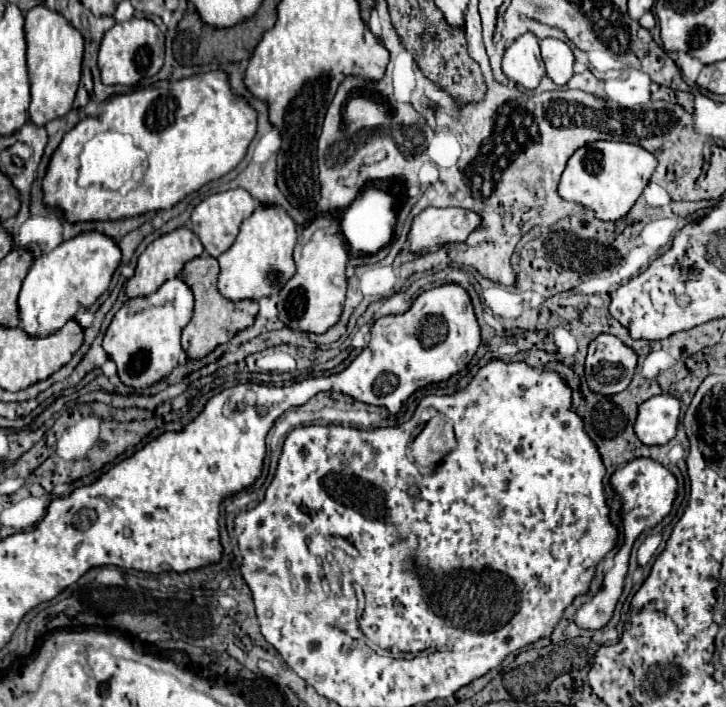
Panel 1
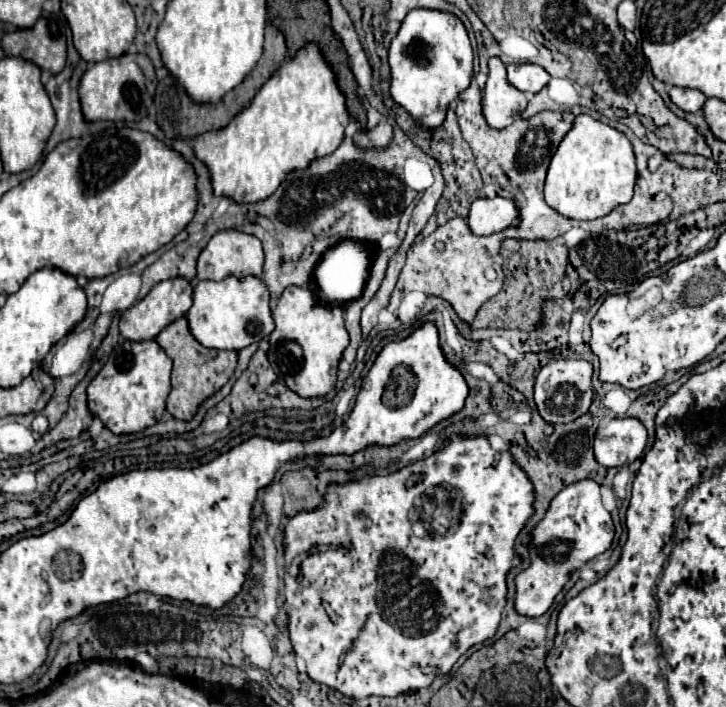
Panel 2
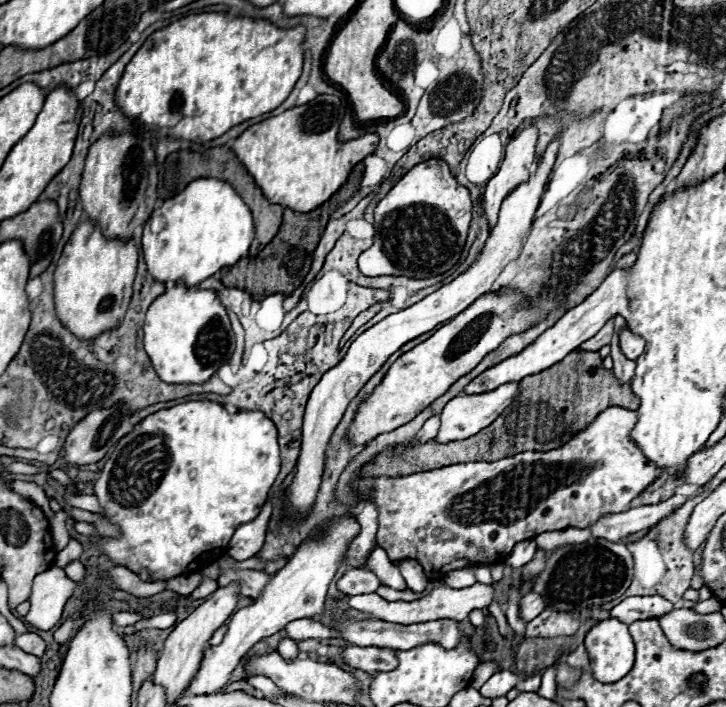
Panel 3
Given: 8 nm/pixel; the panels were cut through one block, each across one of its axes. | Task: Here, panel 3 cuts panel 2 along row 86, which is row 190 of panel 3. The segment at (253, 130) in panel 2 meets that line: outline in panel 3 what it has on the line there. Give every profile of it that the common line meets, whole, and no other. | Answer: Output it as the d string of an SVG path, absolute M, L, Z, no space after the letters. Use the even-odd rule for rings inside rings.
M320 94L308 104L294 106L274 118L250 126L234 140L232 152L272 204L286 206L294 212L312 212L328 202L344 186L352 168L374 154L378 146L376 134L364 134L342 144L336 138L342 116L344 106L340 98Z

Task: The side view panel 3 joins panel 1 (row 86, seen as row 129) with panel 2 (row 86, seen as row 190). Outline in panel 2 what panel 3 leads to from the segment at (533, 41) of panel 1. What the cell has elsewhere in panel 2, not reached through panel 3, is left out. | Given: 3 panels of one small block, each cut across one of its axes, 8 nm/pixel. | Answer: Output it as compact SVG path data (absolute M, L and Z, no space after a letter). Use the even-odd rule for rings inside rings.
M490 58L488 66L490 74L482 90L482 114L488 126L502 130L526 110L528 96L508 84L506 66L500 58Z

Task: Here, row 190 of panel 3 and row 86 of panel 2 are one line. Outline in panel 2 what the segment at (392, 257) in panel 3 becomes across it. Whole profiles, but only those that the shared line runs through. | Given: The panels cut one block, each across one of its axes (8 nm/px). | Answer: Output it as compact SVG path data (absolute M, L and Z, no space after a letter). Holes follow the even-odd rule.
M412 10L400 24L388 50L390 64L390 96L400 104L416 124L438 128L448 106L472 82L472 46L466 28L454 14L438 10Z

